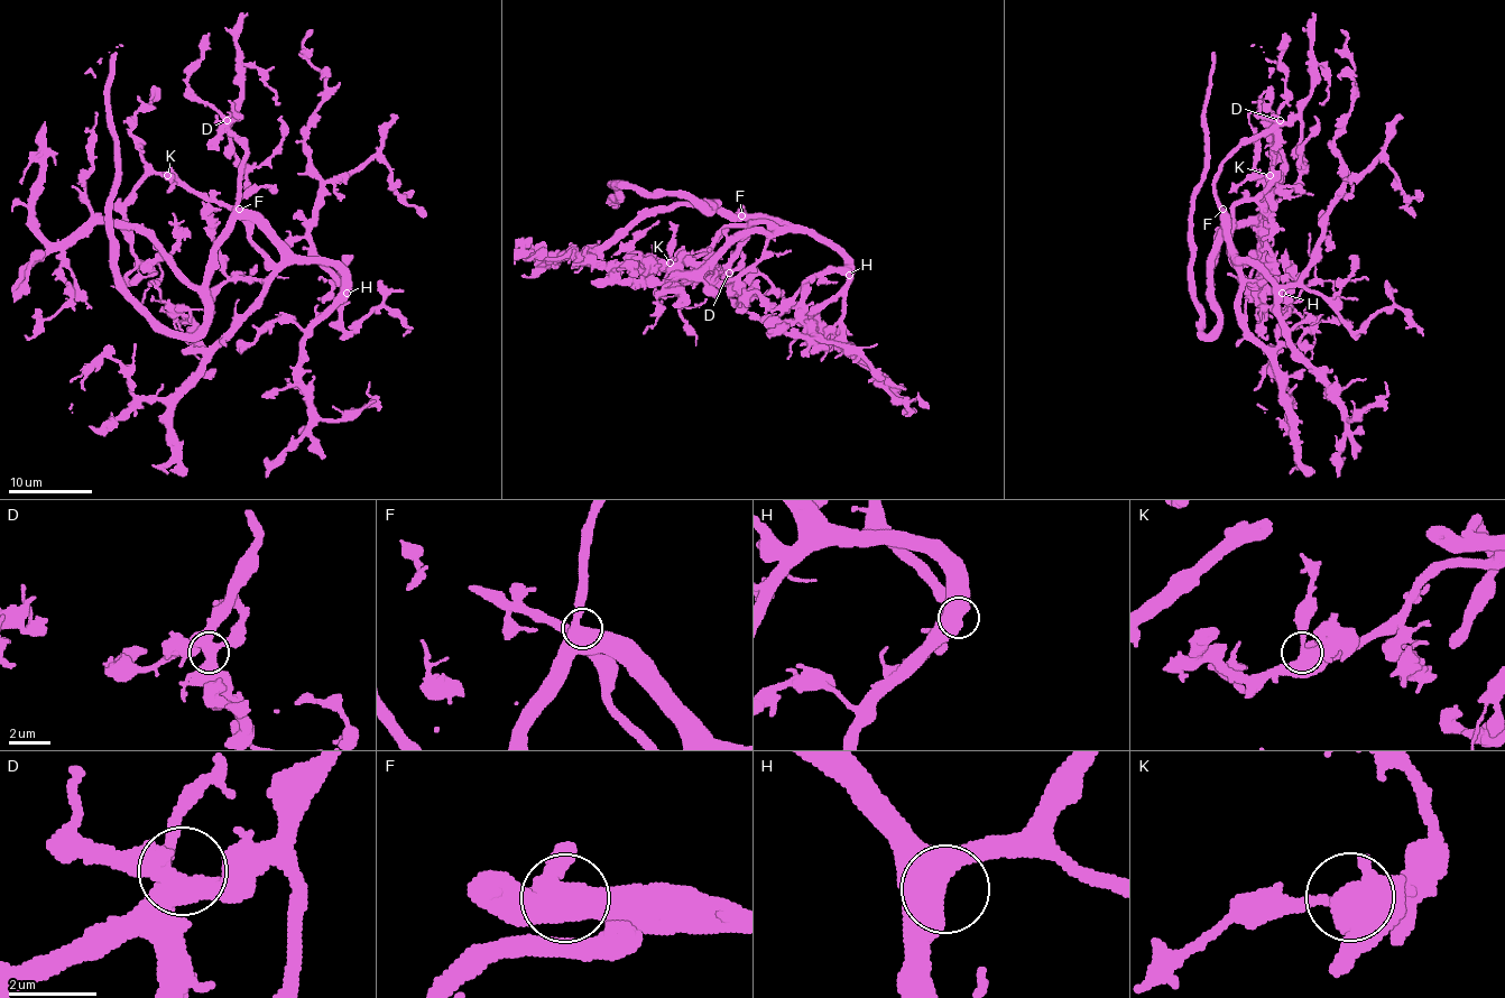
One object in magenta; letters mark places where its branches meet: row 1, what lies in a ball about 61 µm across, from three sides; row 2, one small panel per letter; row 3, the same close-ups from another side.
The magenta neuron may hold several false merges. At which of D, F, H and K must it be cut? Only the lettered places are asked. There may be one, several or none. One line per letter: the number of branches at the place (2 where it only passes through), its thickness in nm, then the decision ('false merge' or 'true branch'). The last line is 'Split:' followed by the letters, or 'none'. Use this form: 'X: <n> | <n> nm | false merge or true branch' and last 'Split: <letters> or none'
D: 4 | 440 nm | true branch
F: 2 | 600 nm | true branch
H: 3 | 550 nm | true branch
K: 4 | 500 nm | true branch
Split: none

